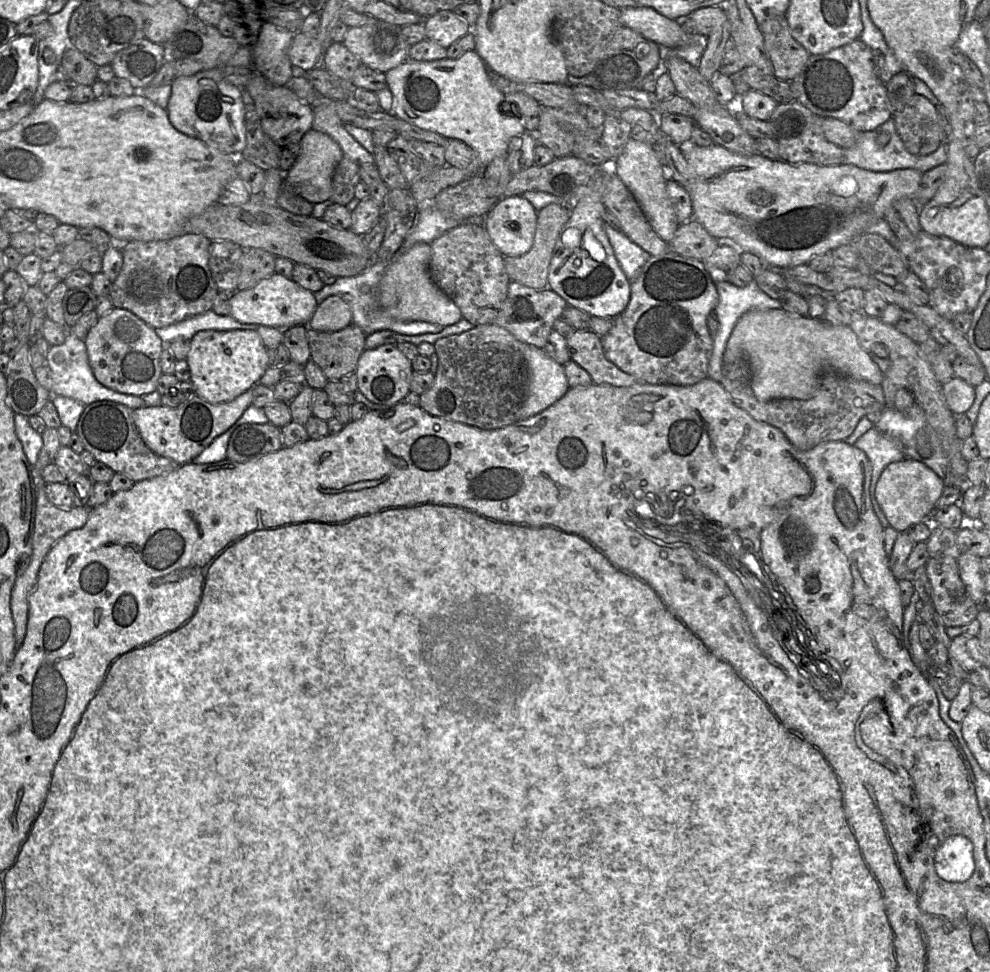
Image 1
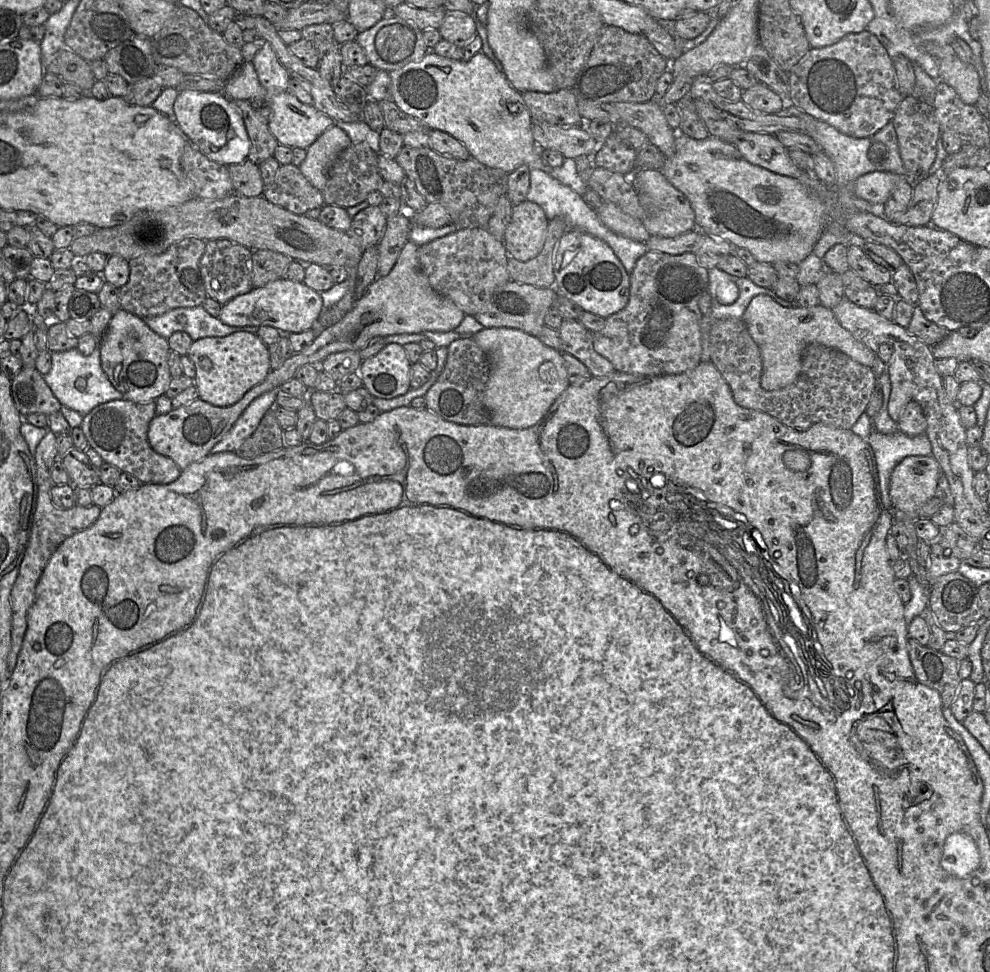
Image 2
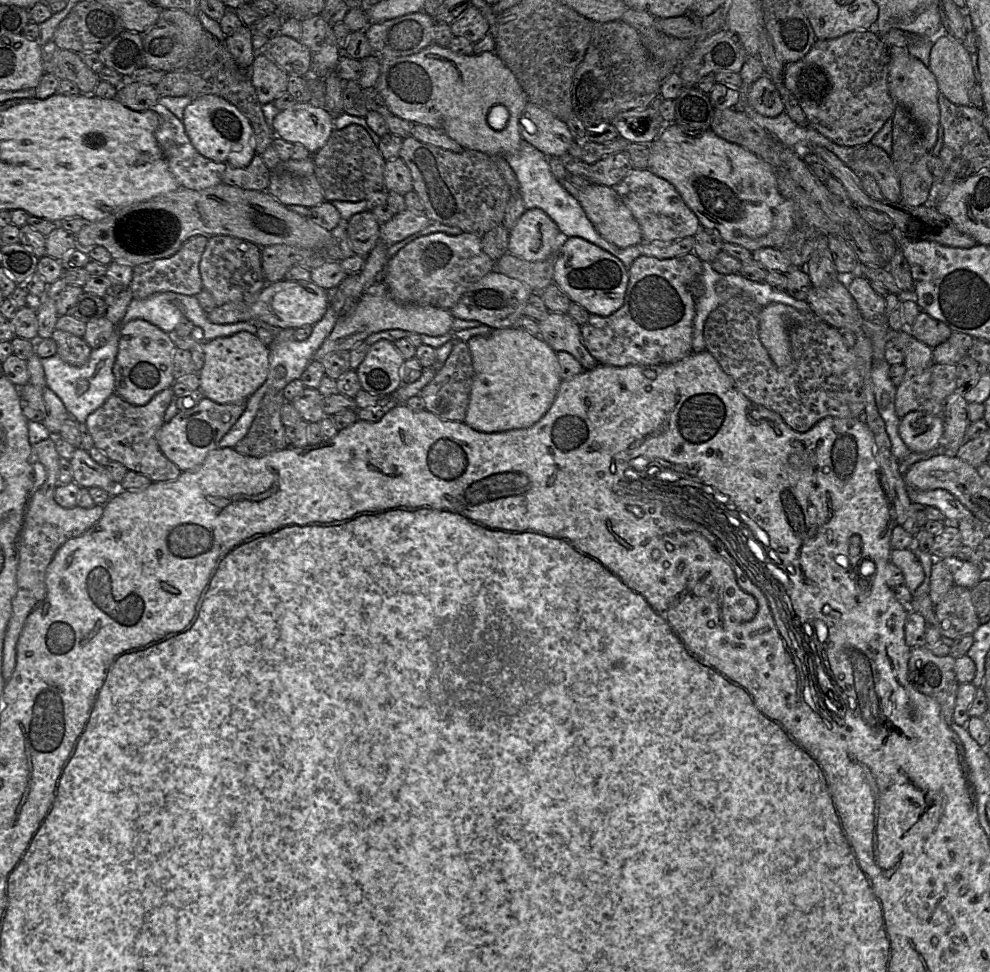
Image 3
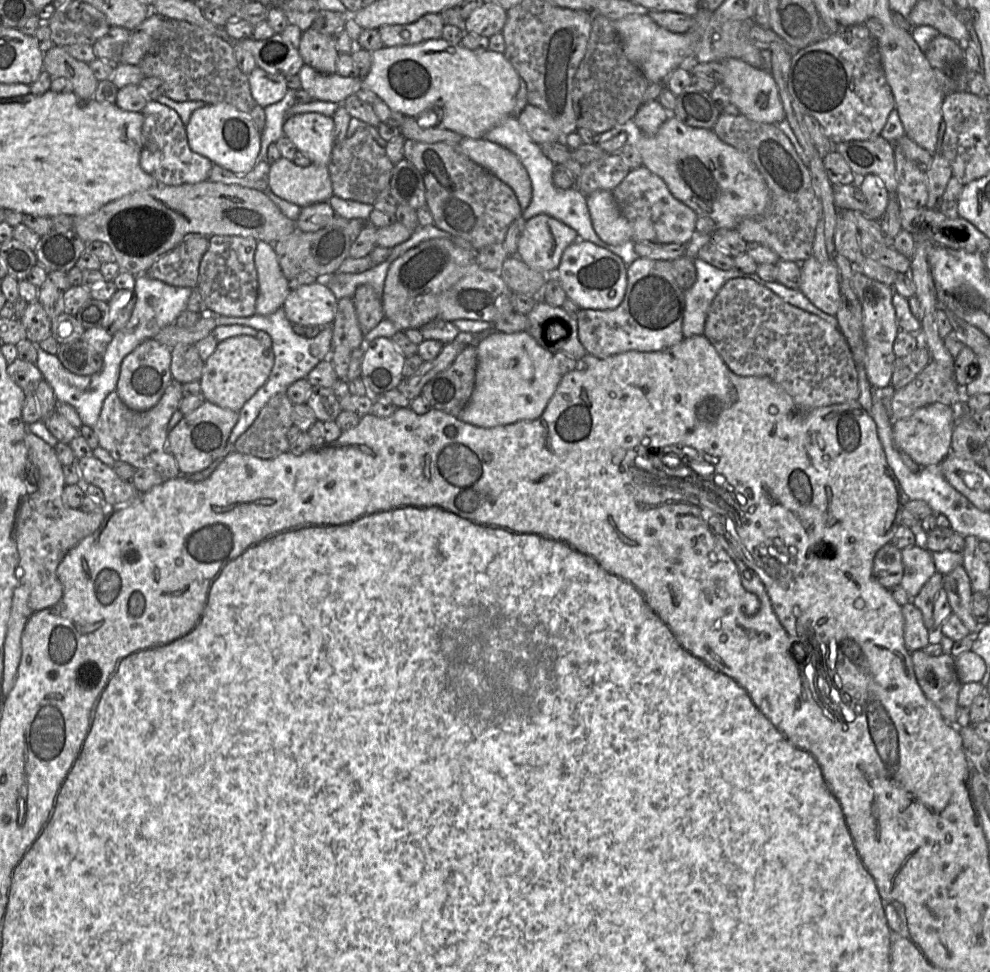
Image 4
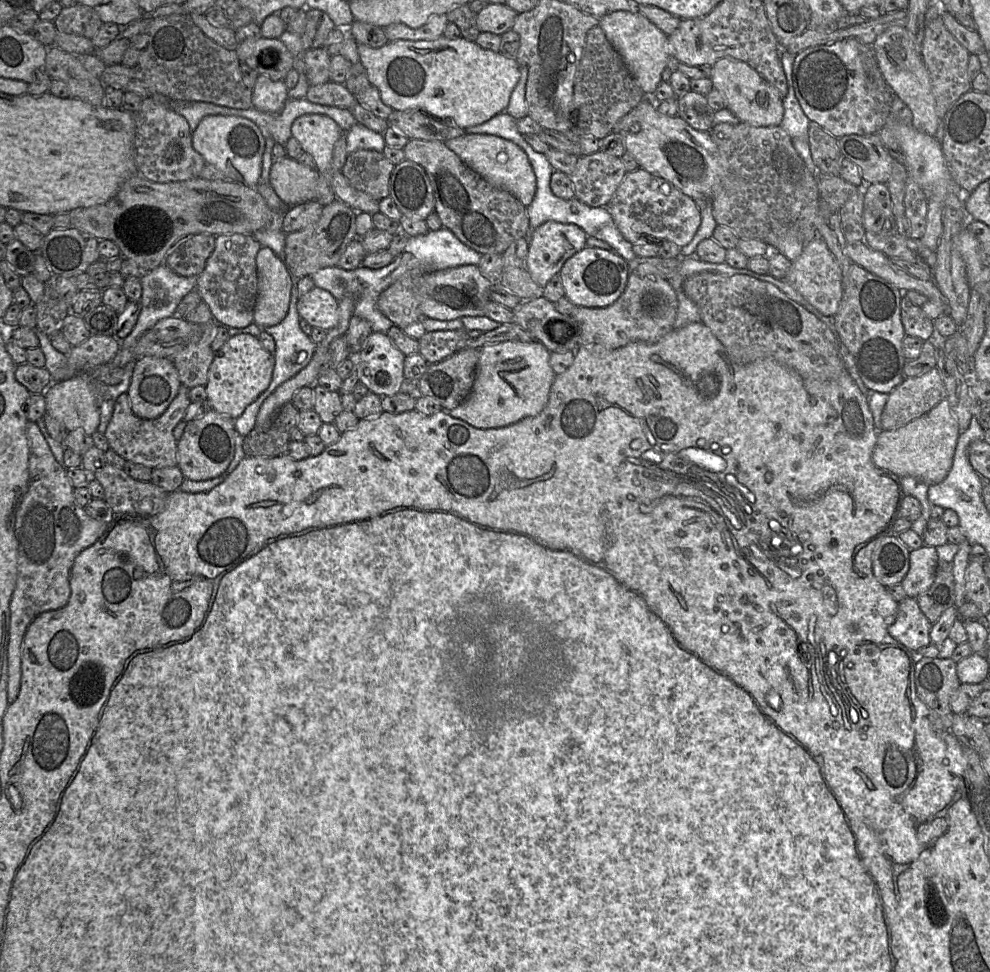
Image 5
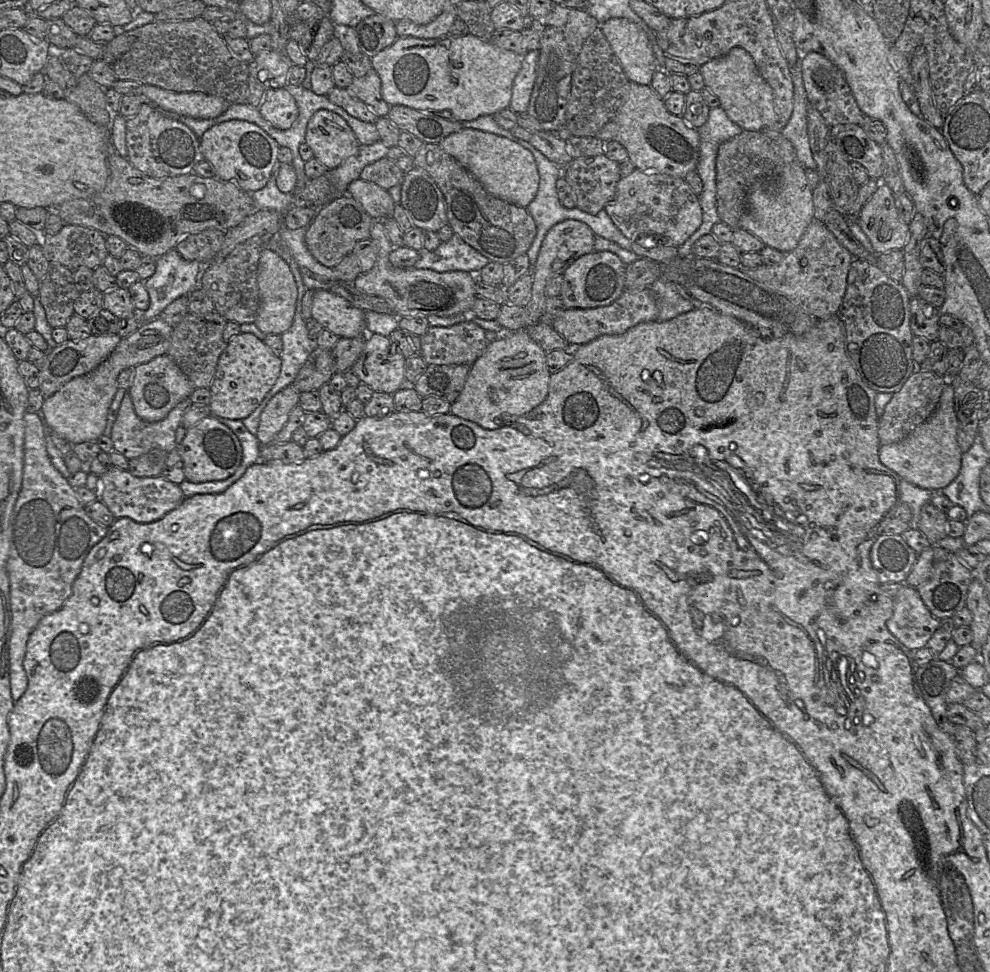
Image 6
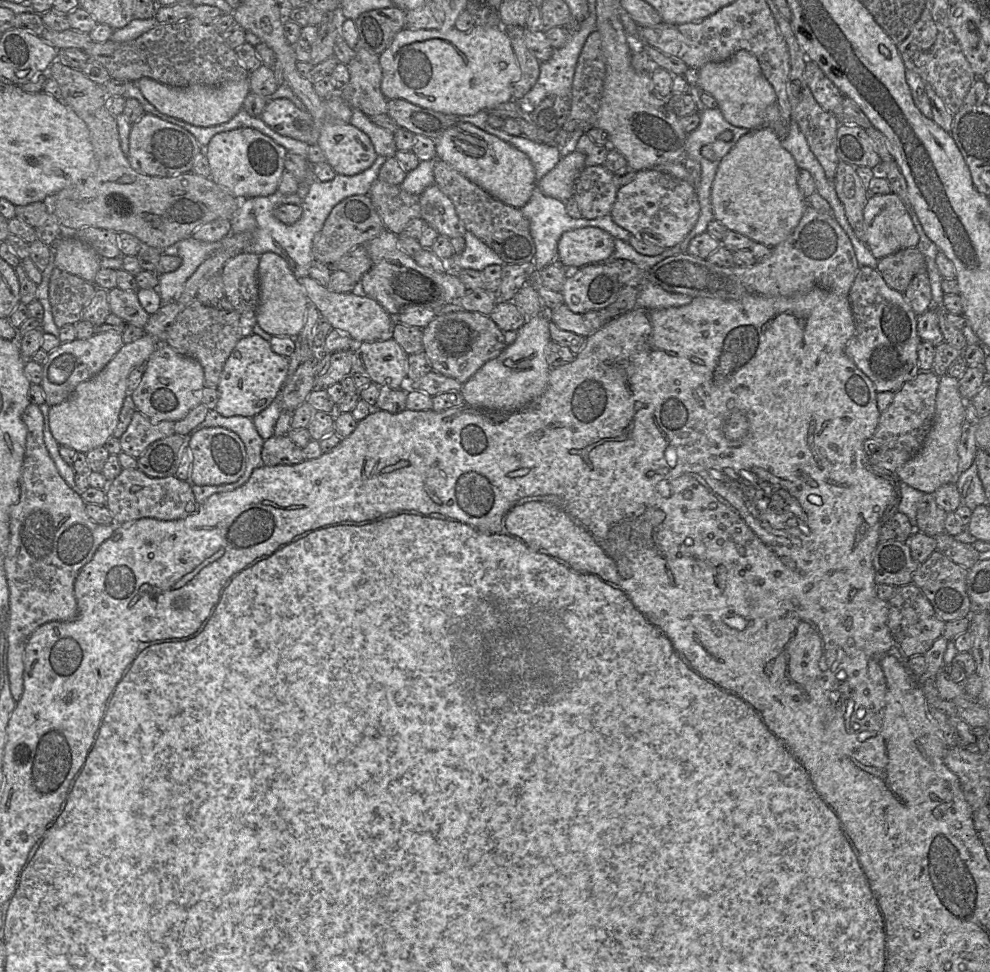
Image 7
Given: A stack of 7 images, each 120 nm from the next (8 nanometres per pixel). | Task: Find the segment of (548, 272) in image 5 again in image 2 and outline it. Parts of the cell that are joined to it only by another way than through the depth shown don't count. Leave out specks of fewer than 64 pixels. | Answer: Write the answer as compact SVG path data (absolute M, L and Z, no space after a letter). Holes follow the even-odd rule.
M525 200L512 207L503 243L511 256L526 262L535 258L542 250L549 219L536 203Z

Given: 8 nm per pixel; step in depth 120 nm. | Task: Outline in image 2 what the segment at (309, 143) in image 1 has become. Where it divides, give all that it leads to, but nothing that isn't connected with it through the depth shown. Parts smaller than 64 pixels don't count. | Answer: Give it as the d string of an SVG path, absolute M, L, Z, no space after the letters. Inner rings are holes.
M334 124L306 149L306 157L298 166L299 170L316 189L322 191L333 162L351 144L346 132Z

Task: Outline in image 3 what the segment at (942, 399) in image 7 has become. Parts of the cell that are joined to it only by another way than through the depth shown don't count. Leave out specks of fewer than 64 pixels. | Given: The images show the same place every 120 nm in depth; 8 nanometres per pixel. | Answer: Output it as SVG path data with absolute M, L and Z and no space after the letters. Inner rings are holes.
M912 410L900 419L898 433L911 452L928 452L940 445L944 433L943 416Z

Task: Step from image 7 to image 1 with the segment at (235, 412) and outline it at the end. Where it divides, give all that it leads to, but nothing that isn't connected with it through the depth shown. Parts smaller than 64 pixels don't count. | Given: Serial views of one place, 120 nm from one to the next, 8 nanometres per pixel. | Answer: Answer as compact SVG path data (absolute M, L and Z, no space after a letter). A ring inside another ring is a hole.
M203 330L190 339L186 358L195 394L212 403L229 402L259 383L268 368L268 353L254 330Z

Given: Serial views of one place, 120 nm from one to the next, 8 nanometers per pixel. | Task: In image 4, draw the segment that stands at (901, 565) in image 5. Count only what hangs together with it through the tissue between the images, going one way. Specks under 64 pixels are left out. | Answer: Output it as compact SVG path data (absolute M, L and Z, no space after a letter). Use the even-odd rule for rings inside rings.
M891 542L882 546L873 562L873 576L886 589L901 584L904 574L901 550Z

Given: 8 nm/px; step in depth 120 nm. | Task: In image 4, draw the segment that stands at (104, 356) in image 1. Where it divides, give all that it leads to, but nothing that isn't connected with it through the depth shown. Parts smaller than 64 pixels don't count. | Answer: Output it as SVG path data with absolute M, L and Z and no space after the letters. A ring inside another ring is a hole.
M150 338L143 341L123 359L116 392L129 408L147 411L158 403L172 380L171 348Z

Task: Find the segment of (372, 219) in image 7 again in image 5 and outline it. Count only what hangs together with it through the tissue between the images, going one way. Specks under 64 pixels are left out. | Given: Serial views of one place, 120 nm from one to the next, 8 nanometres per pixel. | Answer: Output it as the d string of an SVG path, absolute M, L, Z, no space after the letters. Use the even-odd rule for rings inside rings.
M341 200L324 206L319 219L306 228L286 234L284 263L291 276L311 276L326 267L336 267L347 246L356 238L356 216L358 212Z

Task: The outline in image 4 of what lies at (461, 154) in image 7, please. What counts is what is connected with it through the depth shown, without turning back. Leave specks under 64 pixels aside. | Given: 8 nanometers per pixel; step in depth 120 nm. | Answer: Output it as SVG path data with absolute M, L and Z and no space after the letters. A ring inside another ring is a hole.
M464 137L459 147L472 161L491 172L514 191L522 211L529 206L532 198L531 180L513 152L485 138Z

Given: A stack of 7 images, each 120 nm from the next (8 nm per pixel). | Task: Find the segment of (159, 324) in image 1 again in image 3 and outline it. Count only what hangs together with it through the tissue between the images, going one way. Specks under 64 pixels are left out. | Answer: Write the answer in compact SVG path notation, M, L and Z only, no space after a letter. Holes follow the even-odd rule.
M193 236L185 241L180 249L169 258L156 259L133 267L132 280L129 288L133 298L145 299L162 292L174 292L183 295L196 296L203 289L199 272L199 263L208 237Z

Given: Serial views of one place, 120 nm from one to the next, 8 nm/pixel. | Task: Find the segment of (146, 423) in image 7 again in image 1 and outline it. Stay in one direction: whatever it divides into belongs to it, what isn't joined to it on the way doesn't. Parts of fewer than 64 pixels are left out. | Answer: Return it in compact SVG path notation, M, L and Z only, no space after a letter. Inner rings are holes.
M96 401L86 405L78 421L75 433L80 437L85 450L91 452L96 461L103 462L115 473L126 475L134 482L165 475L175 470L179 464L174 460L154 453L144 443L133 420L134 409L113 401Z

